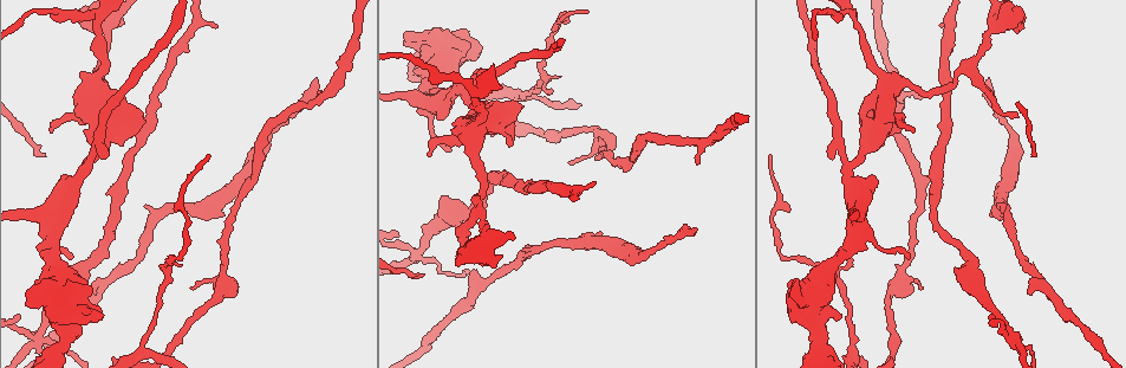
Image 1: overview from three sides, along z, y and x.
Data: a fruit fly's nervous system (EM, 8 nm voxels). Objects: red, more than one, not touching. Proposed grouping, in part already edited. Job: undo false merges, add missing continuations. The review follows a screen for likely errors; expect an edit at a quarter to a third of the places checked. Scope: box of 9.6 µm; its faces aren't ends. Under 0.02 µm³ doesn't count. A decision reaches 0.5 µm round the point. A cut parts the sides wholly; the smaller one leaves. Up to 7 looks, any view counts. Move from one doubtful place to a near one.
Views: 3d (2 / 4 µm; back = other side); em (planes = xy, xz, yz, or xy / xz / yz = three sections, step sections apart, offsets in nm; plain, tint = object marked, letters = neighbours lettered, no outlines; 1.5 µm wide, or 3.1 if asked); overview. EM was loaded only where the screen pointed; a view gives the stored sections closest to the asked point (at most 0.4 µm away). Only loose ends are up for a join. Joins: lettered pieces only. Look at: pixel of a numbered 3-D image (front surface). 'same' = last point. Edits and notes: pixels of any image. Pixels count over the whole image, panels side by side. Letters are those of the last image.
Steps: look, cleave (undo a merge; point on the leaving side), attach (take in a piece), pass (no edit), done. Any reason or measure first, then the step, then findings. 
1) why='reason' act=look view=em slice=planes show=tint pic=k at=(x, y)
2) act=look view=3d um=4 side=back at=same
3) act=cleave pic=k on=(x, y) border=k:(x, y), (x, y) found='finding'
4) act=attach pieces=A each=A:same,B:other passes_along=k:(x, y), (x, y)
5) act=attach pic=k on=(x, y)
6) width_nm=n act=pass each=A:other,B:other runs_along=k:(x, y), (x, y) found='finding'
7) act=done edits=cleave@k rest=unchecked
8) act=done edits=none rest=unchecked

why='free end' act=look view=em slice=xz step=8 show=letters pic=1 at=(914, 133)

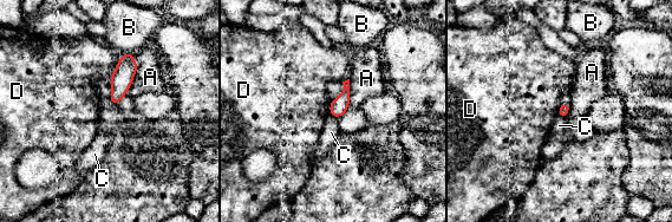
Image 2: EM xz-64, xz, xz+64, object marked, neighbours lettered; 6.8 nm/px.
act=pass each=A:other,B:other,C:other,D:other border=2:(132, 53), (137, 70), (126, 92) found='no lettered piece goes on from it'

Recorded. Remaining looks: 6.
why='branch point' act=look view=3d um=2 pic=1 at=(466, 90)

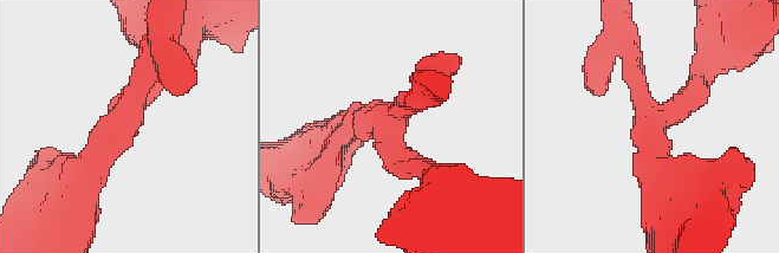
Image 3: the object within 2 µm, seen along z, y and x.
arms=3 arm_widths_nm=220,300,300 act=look view=em slice=planes show=plain pic=3 at=(658, 113)

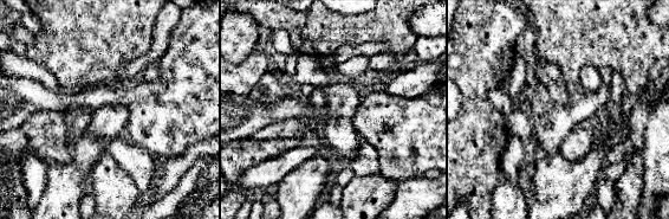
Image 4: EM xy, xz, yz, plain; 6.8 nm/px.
act=look view=em slice=planes show=letters at=same

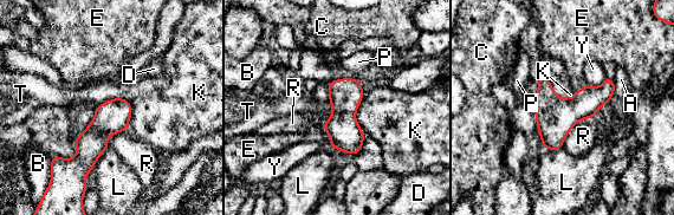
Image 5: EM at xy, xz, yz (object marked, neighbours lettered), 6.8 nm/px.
longest_contact=R:320nm act=pass each=A:other,B:other,C:other,D:other,E:other,K:other,L:other,P:other,R:other,T:other,Y:other border=5:(550, 80), (552, 90), (568, 98) found='continuous, no second neuron'

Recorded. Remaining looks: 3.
why='three arms meet' act=look view=3d um=4 pic=1 at=(515, 91)

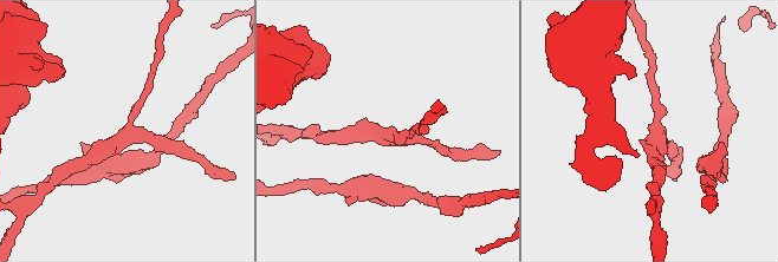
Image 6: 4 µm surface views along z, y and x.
act=look view=em slice=planes show=letters pic=6 at=(653, 136)

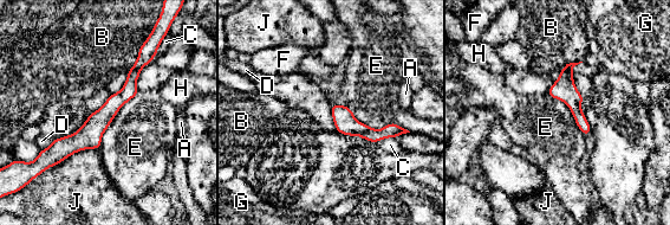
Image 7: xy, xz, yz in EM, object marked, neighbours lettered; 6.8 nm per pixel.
arms=3 act=pass each=A:other,B:other,C:other,D:other,E:other,F:other,G:other,H:other,J:other found='continuous, no second neuron'

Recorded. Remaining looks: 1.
act=done edits=none rest=unchecked

